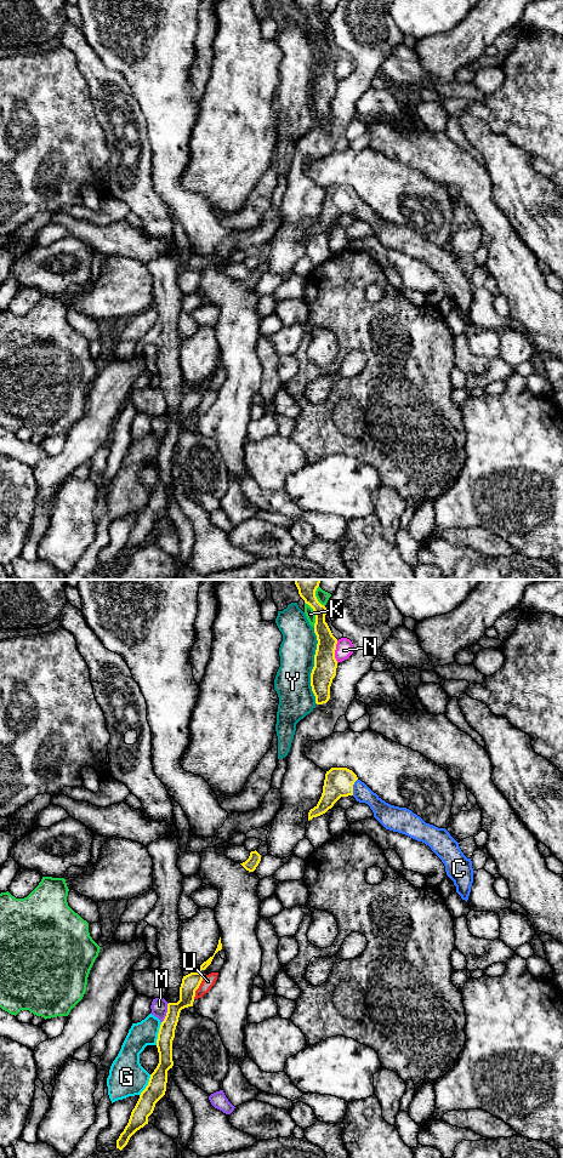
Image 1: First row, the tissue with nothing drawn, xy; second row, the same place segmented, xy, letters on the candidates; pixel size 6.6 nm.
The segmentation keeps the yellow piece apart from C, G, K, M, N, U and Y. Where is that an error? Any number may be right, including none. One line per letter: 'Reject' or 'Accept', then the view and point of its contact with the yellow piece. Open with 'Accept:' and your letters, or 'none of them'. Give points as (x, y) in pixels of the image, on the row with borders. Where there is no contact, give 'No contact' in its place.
Accept: C
C: Accept. Touches yellow at xy (352, 787)
G: Reject. Touches yellow at xy (158, 1033)
K: Reject. Touches yellow at xy (316, 615)
M: Reject. Touches yellow at xy (166, 1013)
N: Reject. Touches yellow at xy (334, 651)
U: Reject. Touches yellow at xy (198, 987)
Y: Reject. Touches yellow at xy (314, 666)

